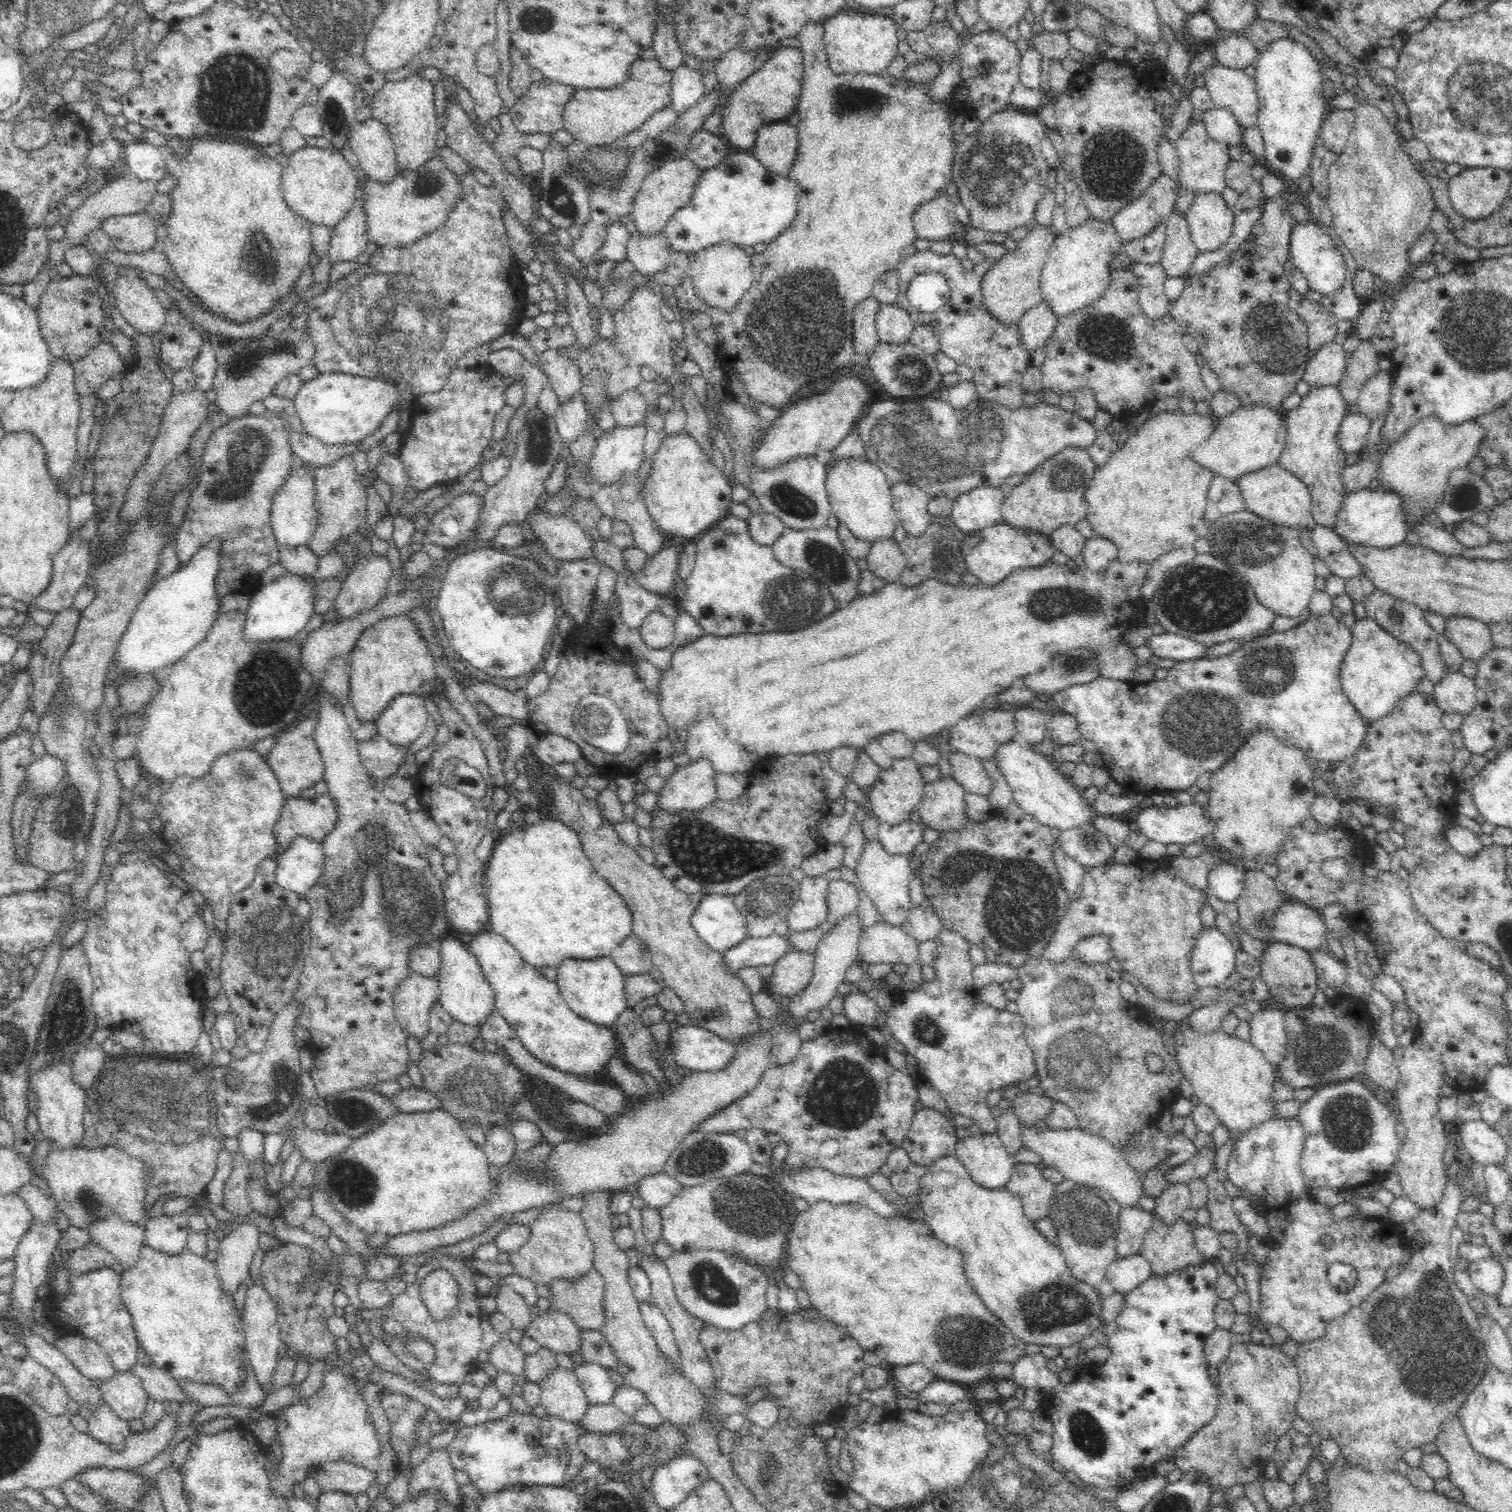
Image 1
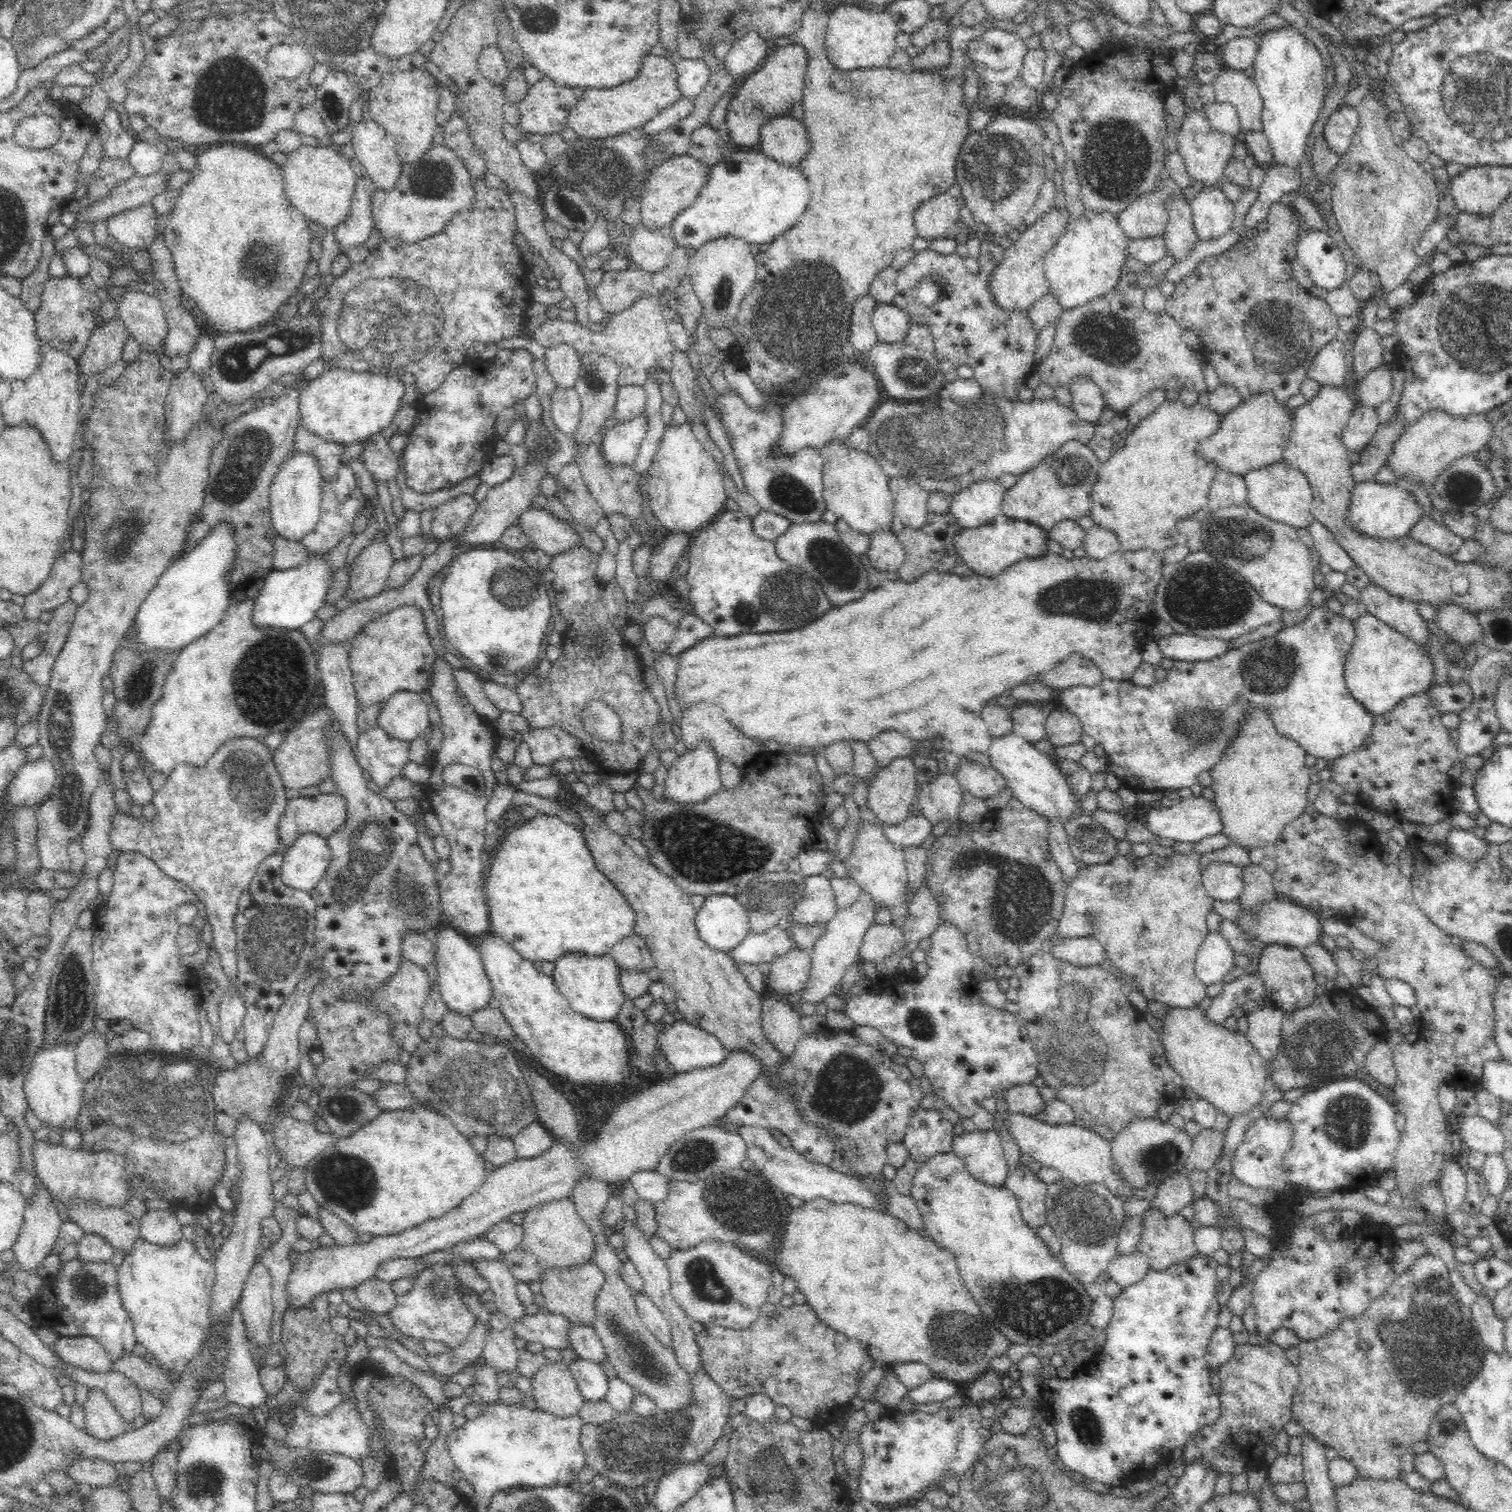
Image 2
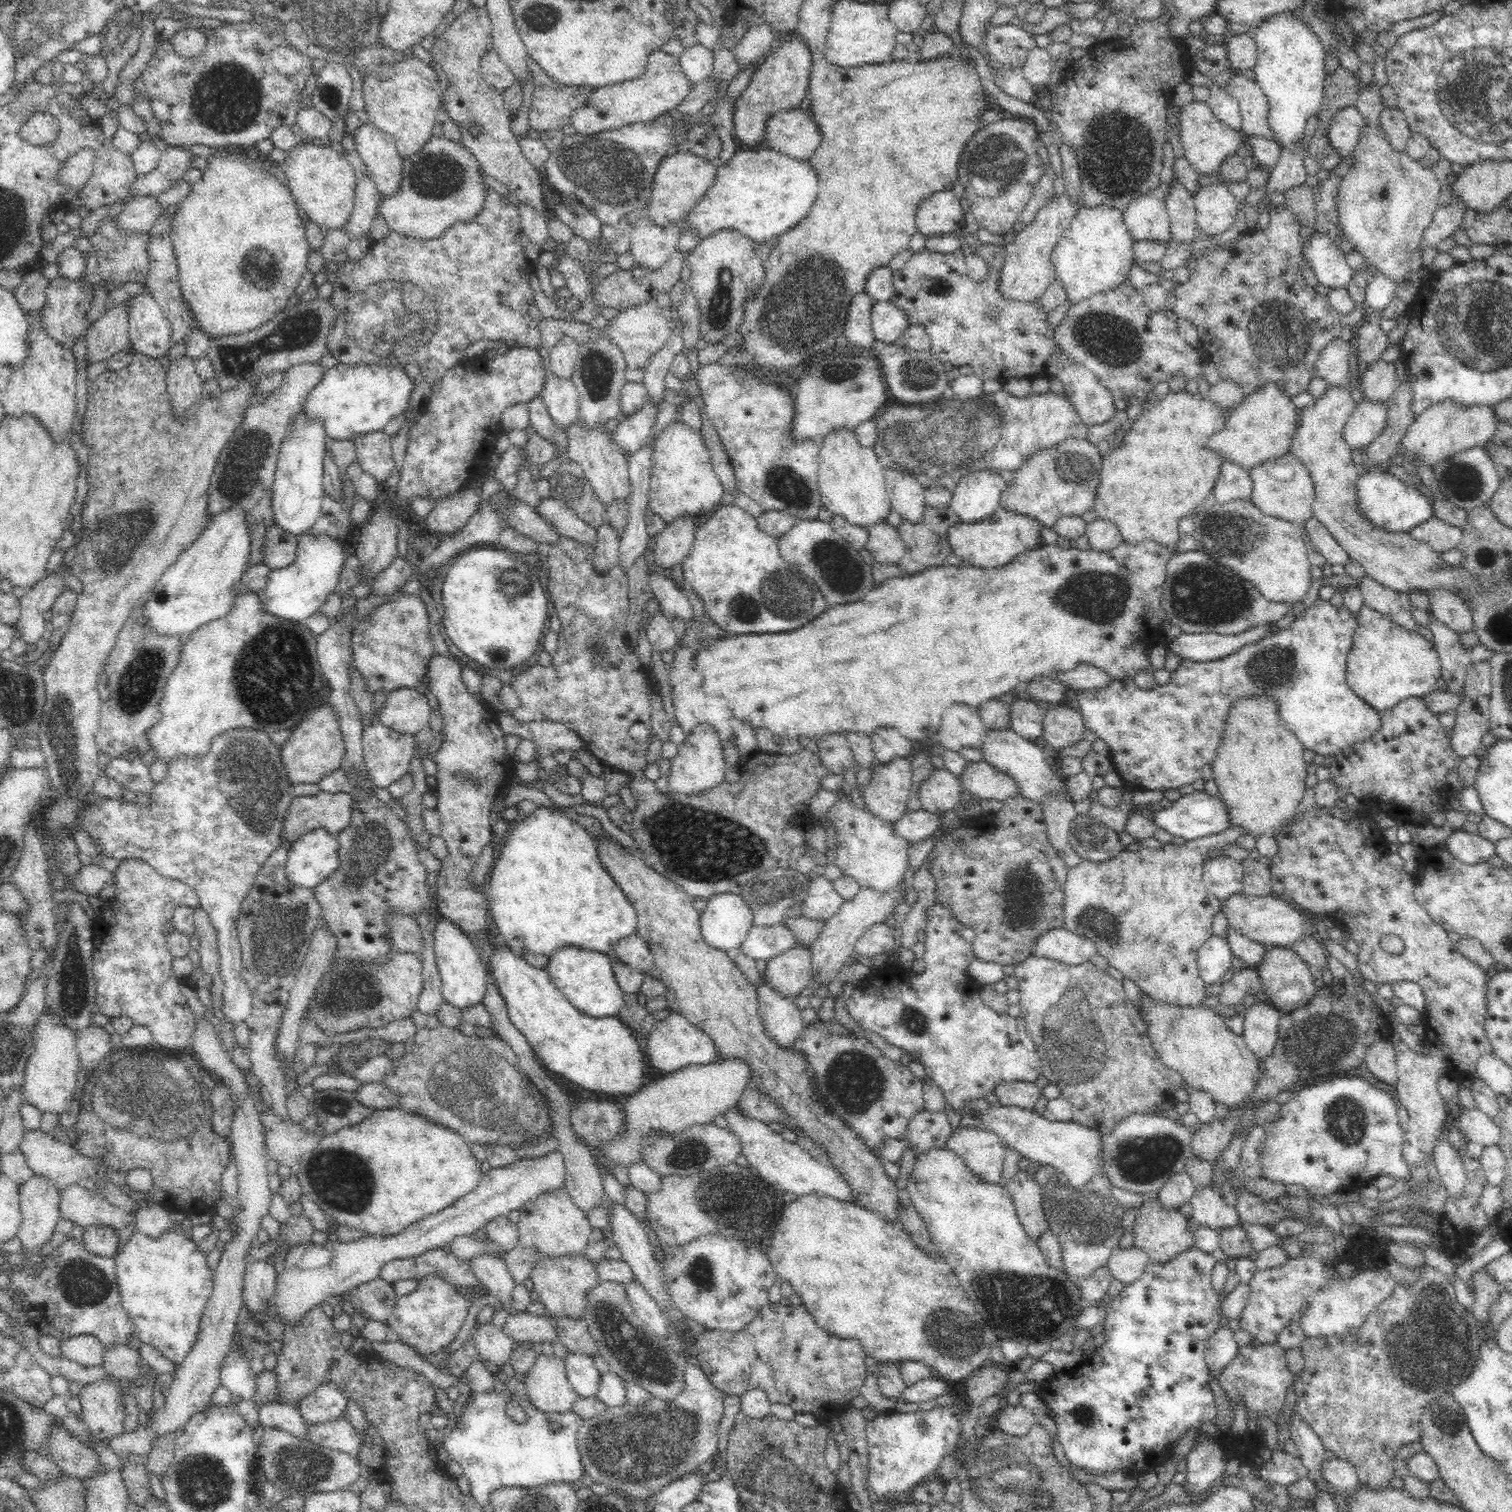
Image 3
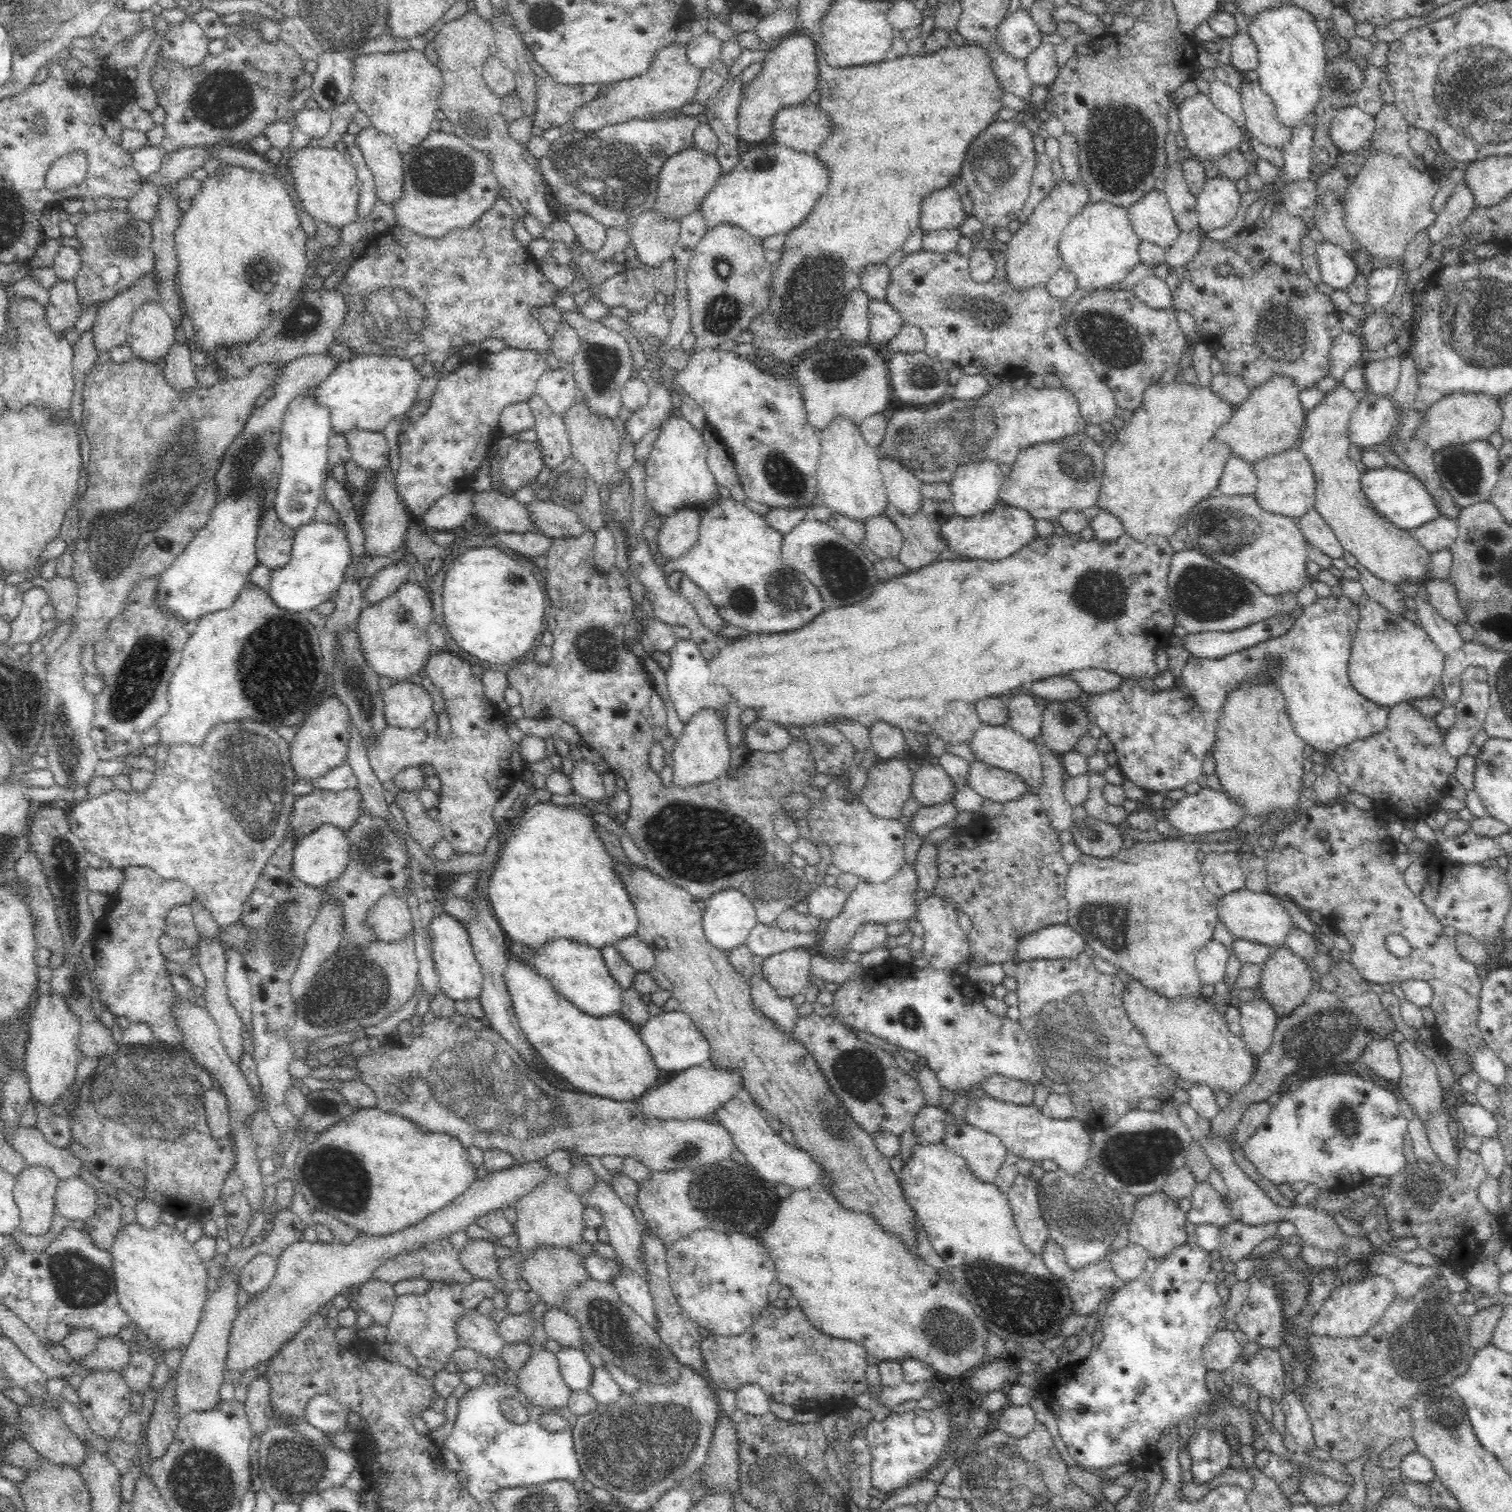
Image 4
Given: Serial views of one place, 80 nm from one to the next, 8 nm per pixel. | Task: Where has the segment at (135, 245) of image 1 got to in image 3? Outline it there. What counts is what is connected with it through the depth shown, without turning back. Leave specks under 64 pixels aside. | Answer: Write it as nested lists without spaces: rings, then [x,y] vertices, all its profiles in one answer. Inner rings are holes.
[[[136,196],[123,202],[122,211],[115,219],[116,228],[143,234],[149,241],[149,232],[159,220],[161,212],[156,196]]]

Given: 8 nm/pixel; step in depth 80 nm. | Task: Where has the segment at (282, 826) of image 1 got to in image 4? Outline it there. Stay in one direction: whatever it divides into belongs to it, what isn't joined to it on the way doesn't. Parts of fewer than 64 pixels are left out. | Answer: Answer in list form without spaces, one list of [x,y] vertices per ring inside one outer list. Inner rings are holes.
[[[344,788],[338,792],[314,789],[310,794],[295,799],[289,822],[291,836],[306,836],[321,824],[331,824],[336,828],[348,830],[364,810],[362,797],[357,788]]]

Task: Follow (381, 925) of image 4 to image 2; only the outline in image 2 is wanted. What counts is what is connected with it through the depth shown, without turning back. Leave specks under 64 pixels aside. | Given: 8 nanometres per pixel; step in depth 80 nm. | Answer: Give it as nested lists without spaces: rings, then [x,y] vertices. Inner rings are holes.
[[[407,931],[401,949],[404,961],[412,962],[424,971],[435,965],[436,945],[434,946],[432,940],[428,940],[424,933]]]

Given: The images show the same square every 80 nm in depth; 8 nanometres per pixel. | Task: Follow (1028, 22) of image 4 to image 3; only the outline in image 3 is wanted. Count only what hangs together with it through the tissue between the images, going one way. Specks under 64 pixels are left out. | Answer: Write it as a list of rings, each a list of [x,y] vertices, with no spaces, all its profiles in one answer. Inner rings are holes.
[[[1011,23],[990,26],[984,37],[985,56],[992,67],[1023,67],[1029,50],[1035,47],[1034,35]]]

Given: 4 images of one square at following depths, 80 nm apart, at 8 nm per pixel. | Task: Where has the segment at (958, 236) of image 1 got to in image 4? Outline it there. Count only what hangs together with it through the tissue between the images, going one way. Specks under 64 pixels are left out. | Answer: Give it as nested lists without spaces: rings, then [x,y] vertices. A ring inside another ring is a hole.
[[[954,186],[938,188],[922,200],[919,229],[923,233],[958,229],[968,216]]]

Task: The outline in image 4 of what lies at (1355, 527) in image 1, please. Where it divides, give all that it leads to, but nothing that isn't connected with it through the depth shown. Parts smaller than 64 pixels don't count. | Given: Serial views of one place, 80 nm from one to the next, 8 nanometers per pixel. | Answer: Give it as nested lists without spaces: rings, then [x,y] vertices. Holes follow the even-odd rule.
[[[1385,466],[1378,469],[1366,469],[1360,478],[1362,491],[1366,499],[1373,504],[1373,507],[1388,519],[1394,526],[1402,530],[1412,530],[1422,524],[1429,523],[1430,520],[1438,518],[1439,508],[1435,505],[1434,498],[1418,480],[1414,474],[1407,474],[1406,471]]]

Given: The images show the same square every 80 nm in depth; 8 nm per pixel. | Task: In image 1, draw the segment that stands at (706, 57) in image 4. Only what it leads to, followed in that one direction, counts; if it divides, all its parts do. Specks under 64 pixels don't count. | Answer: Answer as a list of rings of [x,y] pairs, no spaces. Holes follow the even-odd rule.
[[[686,65],[680,66],[673,73],[670,82],[669,106],[681,115],[702,98],[704,89],[703,77],[699,74],[699,70],[693,70]]]

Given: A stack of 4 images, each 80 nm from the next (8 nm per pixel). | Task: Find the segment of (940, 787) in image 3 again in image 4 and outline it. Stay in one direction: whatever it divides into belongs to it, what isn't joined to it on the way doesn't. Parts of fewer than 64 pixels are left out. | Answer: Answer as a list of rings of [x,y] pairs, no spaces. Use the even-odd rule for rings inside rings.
[[[938,764],[920,765],[912,774],[911,796],[918,800],[922,807],[944,804],[952,800],[955,792],[954,781]]]

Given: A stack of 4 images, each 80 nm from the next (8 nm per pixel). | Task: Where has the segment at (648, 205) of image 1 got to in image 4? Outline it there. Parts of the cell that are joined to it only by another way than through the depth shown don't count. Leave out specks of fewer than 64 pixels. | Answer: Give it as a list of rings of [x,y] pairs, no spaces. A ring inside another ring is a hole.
[[[693,146],[677,152],[666,159],[659,172],[659,183],[652,212],[658,212],[666,220],[680,221],[685,215],[695,212],[707,192],[721,177],[721,166],[714,154],[708,154]]]

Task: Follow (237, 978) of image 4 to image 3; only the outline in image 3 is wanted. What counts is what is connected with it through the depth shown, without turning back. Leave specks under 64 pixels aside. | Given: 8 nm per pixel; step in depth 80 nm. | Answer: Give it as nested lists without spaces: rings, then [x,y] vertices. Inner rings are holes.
[[[236,730],[236,732],[226,732],[226,734],[214,738],[214,744],[210,746],[210,750],[208,750],[206,756],[182,756],[182,758],[174,758],[172,762],[168,763],[166,776],[164,776],[162,782],[158,782],[158,784],[154,783],[154,788],[152,788],[149,797],[151,803],[147,807],[144,807],[140,803],[134,805],[134,803],[130,803],[124,798],[114,799],[106,797],[102,798],[100,802],[96,802],[96,804],[88,803],[82,808],[82,812],[78,814],[76,828],[77,830],[84,831],[84,833],[88,833],[90,839],[102,847],[103,856],[112,857],[114,860],[118,860],[118,862],[122,862],[126,859],[140,859],[146,861],[146,863],[154,867],[160,875],[169,879],[179,880],[194,889],[199,901],[198,906],[208,912],[210,921],[212,922],[214,929],[216,929],[216,933],[218,933],[218,957],[220,957],[220,969],[223,979],[223,991],[221,996],[223,1001],[221,1009],[227,1020],[236,1025],[238,1022],[245,1020],[252,1008],[250,990],[248,990],[246,981],[242,979],[243,963],[239,935],[237,932],[238,915],[240,915],[244,897],[248,896],[251,884],[254,882],[260,867],[282,842],[281,836],[283,834],[281,832],[284,824],[283,820],[291,800],[294,798],[291,782],[288,780],[284,763],[281,761],[280,746],[270,740],[270,734],[258,732],[258,730]]]

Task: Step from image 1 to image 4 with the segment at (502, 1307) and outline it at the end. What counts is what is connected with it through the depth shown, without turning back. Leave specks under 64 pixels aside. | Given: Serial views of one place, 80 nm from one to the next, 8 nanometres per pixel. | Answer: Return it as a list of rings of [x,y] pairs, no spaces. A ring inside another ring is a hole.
[[[468,1238],[464,1250],[459,1253],[460,1263],[475,1278],[489,1280],[496,1290],[511,1289],[513,1285],[498,1271],[499,1259],[494,1255],[495,1245],[483,1239]]]

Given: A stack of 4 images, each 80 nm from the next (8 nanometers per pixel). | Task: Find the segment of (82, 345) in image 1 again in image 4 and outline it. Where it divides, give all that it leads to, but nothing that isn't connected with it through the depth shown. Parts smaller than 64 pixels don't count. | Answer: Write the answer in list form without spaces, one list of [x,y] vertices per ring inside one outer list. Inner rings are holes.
[[[52,279],[48,281],[49,301],[45,306],[46,320],[48,326],[57,334],[64,337],[65,332],[74,327],[76,320],[82,314],[84,303],[78,299],[75,281]]]

